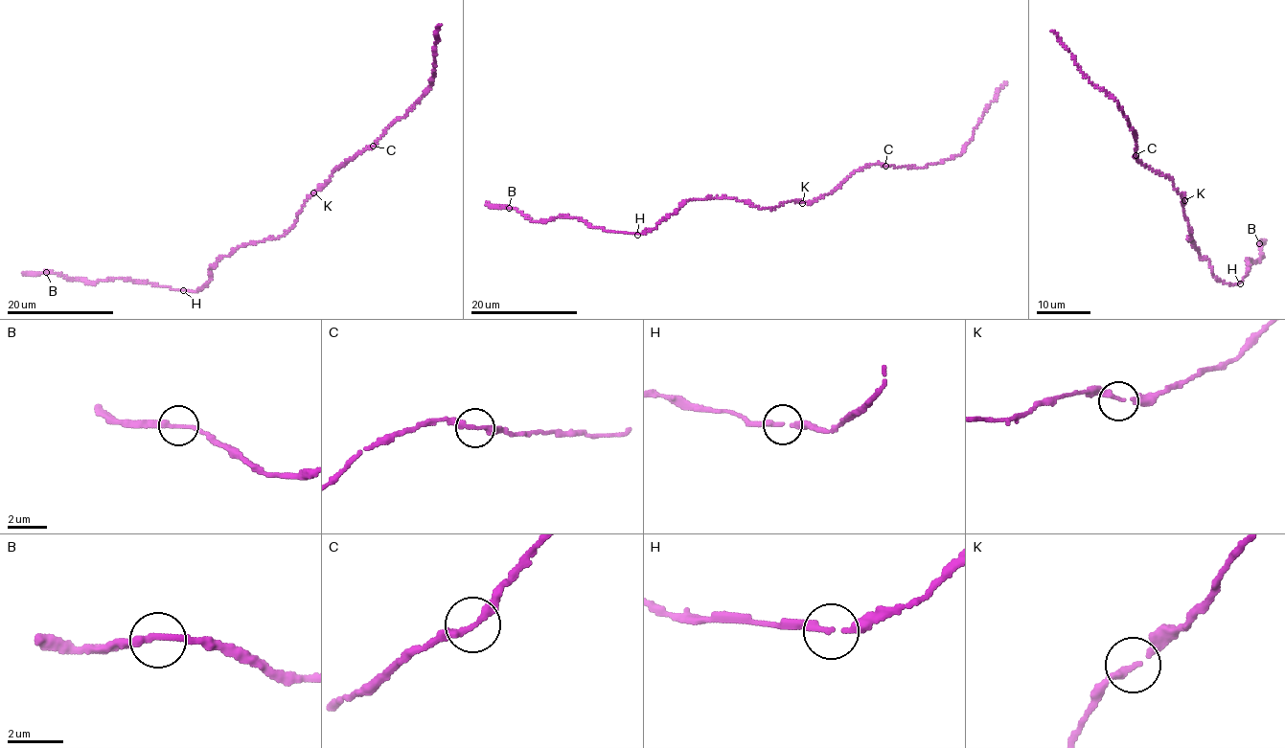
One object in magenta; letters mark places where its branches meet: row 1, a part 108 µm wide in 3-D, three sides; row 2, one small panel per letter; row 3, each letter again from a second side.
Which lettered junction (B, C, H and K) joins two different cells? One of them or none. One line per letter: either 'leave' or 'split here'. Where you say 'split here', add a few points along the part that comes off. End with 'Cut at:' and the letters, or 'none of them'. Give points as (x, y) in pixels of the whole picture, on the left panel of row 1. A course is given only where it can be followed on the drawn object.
B: leave
C: leave
H: leave
K: leave
Cut at: none of them

